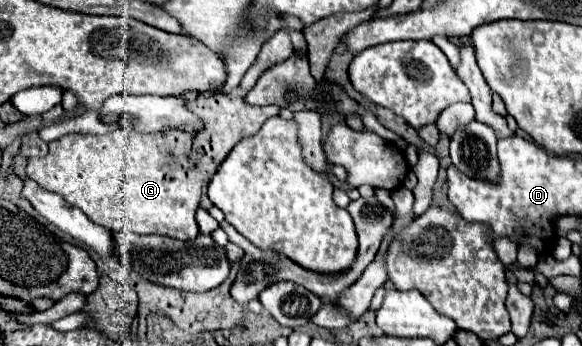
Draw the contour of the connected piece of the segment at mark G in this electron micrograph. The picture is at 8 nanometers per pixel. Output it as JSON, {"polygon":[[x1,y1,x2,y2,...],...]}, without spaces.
{"polygon":[[238,93,224,95,196,95,194,99,188,99,188,109,204,119,206,129,198,135,188,135,182,131,162,131,156,135,140,135,136,131,114,131,110,135,66,135,58,141,50,143,50,153,42,159,28,161,26,173,30,179,34,179,42,189,58,193,64,197,72,207,78,207,86,213,86,217,108,231,132,231,138,235,168,235,172,239,180,241,192,241,200,229,194,219,196,209,200,205,202,195,202,183,214,175,222,159,232,151,232,147,258,133,262,123,270,117,276,117,280,113,278,105,266,105,266,107,254,107,246,105,244,97]]}

